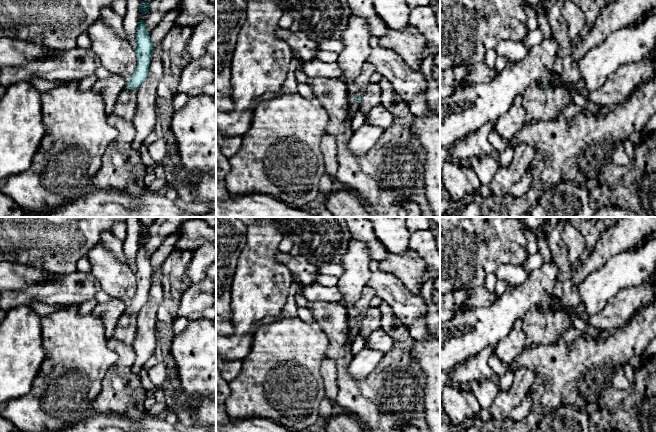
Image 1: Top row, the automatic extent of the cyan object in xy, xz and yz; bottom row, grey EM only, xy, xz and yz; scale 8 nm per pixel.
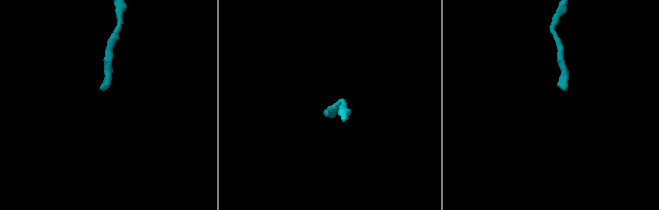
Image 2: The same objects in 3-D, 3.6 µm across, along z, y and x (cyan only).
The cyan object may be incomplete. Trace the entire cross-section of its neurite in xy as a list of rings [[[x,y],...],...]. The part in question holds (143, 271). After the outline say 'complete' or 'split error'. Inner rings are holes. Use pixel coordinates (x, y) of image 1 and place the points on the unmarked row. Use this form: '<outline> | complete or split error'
[[[139,244],[136,256],[136,267],[134,273],[136,276],[137,290],[133,298],[127,305],[126,311],[118,320],[113,337],[121,342],[133,344],[137,332],[136,314],[145,306],[149,299],[153,267],[147,255],[144,244]]] | split error

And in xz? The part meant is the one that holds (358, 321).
[[[365,286],[358,301],[346,307],[348,317],[348,341],[350,343],[354,340],[355,336],[359,334],[359,326],[362,322],[362,318],[371,307],[370,302],[374,296],[373,289],[369,286]]] | split error

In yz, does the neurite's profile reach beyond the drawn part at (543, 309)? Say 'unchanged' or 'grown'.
grown

